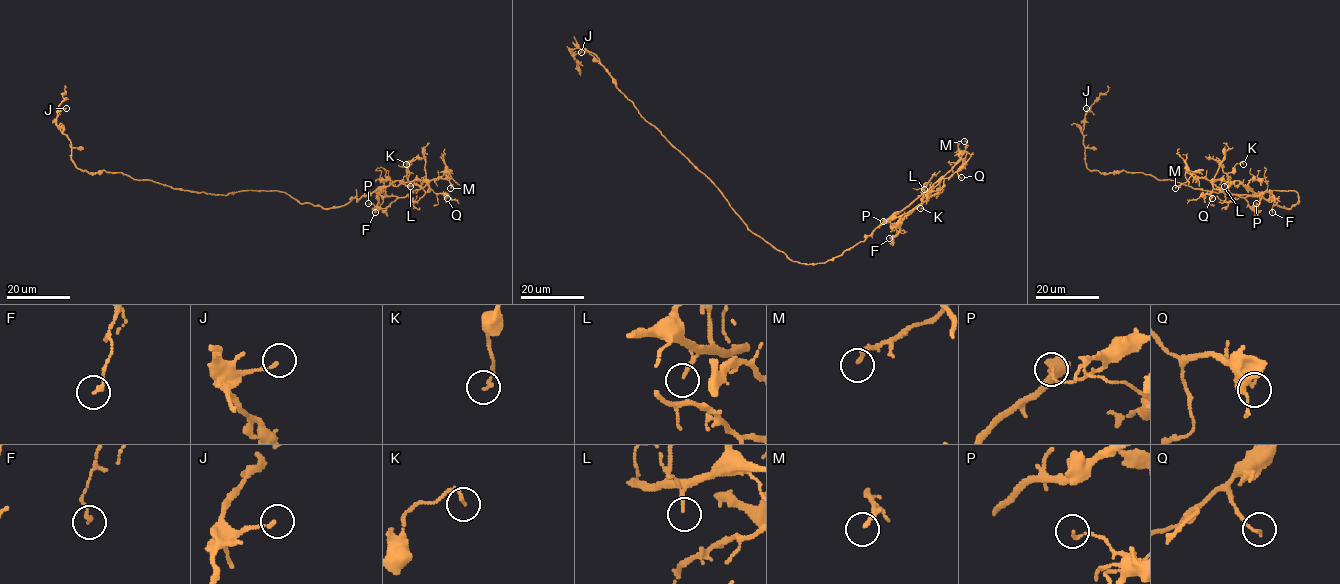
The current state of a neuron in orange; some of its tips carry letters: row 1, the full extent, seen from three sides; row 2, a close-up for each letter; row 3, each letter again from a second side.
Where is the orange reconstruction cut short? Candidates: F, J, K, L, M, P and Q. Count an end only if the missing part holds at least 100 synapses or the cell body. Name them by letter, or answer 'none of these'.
none of these

